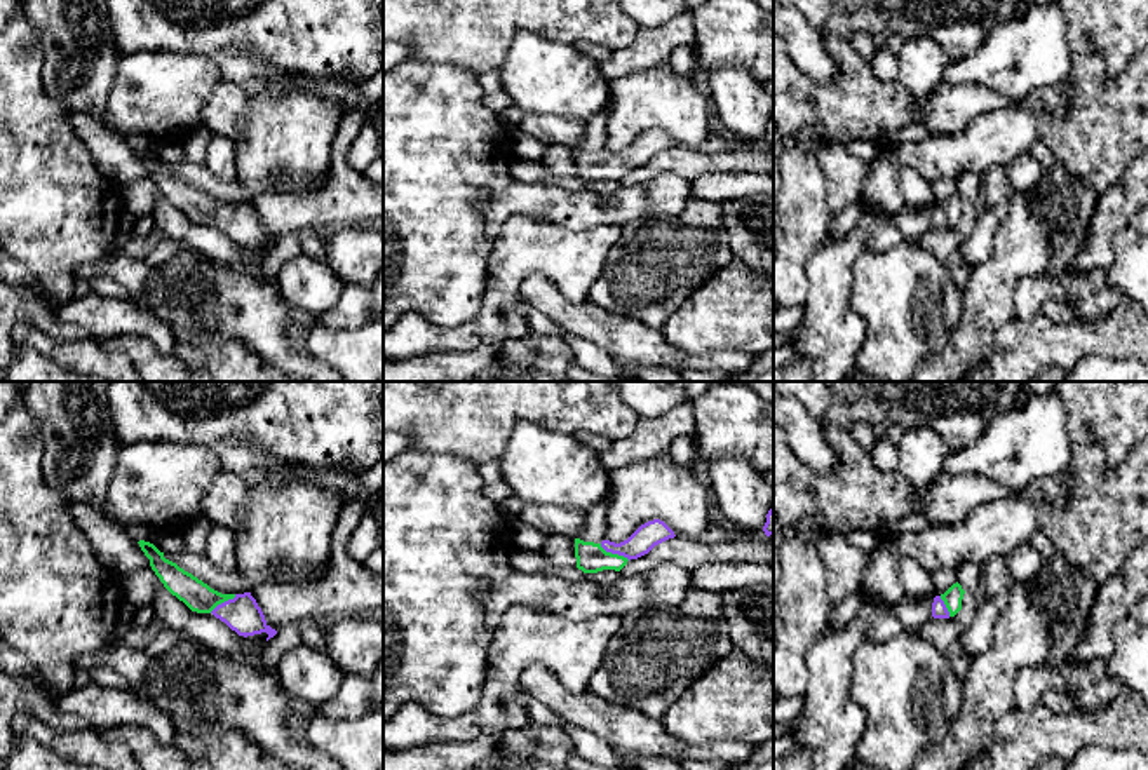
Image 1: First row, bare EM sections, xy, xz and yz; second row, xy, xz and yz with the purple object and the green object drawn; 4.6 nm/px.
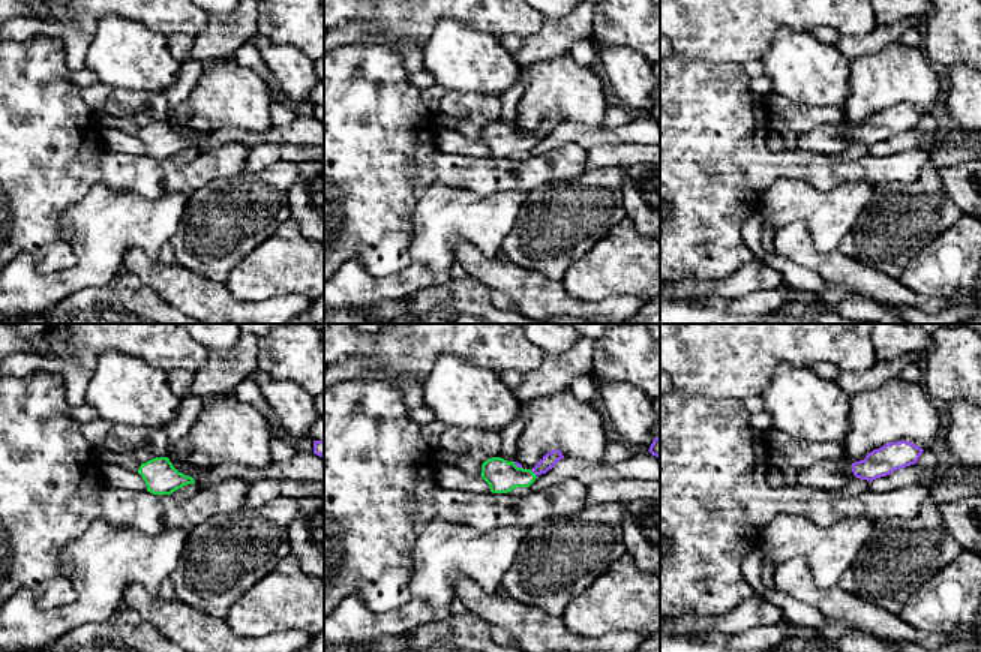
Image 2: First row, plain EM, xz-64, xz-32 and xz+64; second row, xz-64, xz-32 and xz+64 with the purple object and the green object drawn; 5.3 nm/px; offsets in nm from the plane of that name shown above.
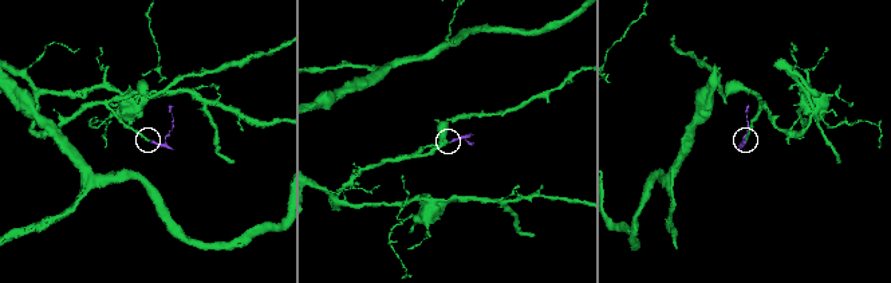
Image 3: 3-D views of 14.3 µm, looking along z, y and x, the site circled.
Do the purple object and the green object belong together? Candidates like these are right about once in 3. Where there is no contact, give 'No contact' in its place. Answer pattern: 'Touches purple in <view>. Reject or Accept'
Touches purple in xz. Accept

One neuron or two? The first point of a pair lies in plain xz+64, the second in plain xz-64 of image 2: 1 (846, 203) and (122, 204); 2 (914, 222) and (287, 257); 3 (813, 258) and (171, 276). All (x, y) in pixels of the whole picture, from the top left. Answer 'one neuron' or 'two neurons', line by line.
1: one neuron
2: two neurons
3: one neuron

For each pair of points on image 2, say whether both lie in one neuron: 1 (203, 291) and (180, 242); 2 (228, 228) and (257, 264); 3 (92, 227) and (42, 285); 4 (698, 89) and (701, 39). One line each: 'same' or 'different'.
1: different
2: different
3: same
4: different

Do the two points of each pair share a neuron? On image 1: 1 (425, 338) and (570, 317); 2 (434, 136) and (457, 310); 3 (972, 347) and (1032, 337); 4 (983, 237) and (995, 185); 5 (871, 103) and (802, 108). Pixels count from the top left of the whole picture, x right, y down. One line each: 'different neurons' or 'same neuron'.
1: different neurons
2: same neuron
3: different neurons
4: same neuron
5: same neuron

